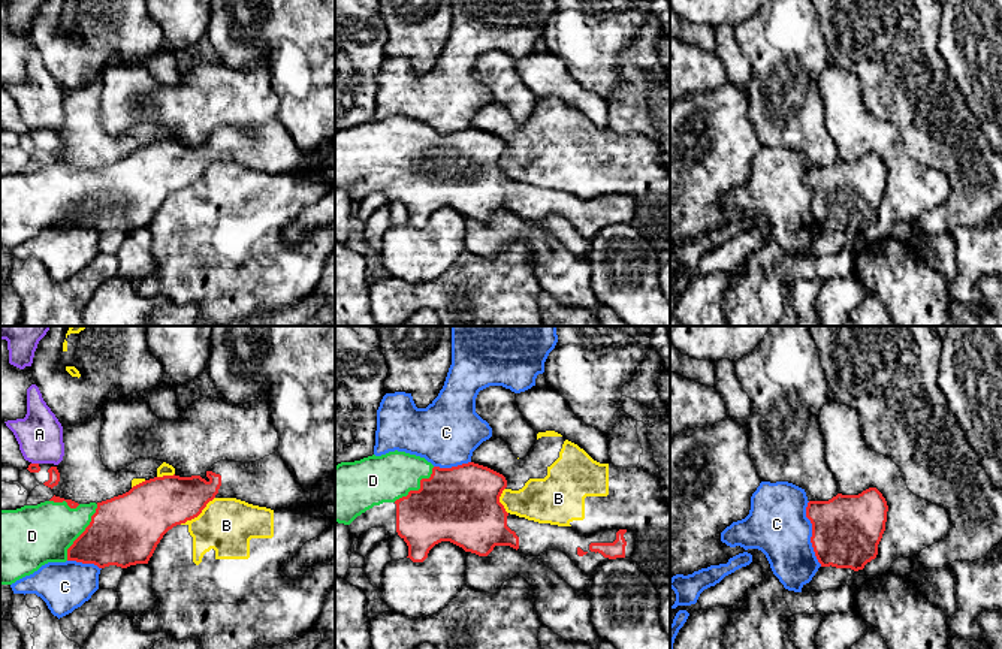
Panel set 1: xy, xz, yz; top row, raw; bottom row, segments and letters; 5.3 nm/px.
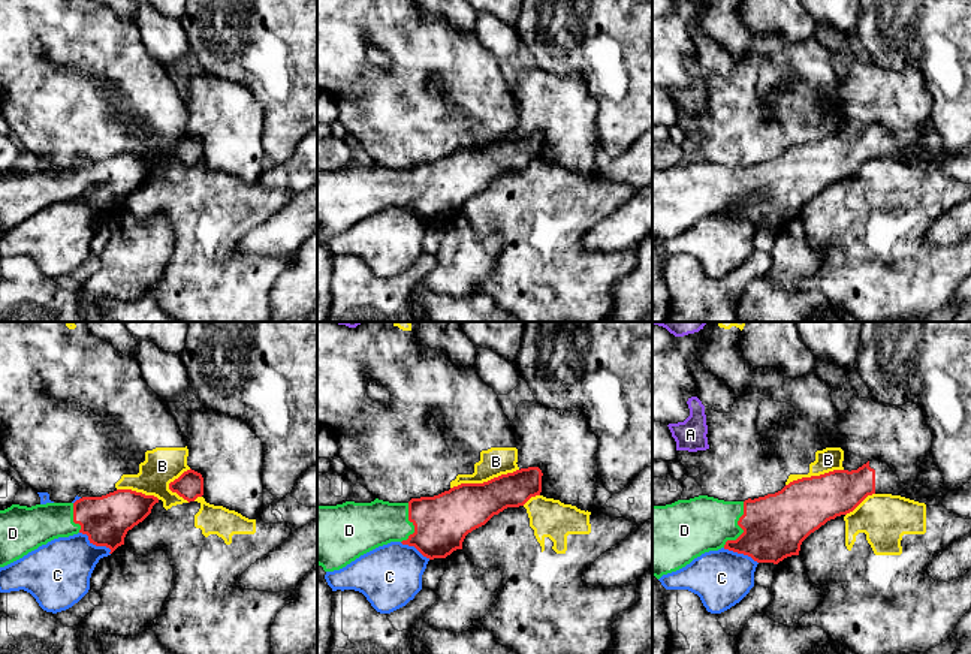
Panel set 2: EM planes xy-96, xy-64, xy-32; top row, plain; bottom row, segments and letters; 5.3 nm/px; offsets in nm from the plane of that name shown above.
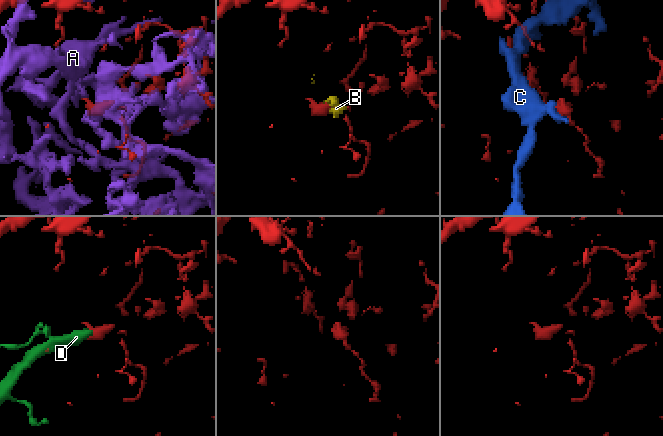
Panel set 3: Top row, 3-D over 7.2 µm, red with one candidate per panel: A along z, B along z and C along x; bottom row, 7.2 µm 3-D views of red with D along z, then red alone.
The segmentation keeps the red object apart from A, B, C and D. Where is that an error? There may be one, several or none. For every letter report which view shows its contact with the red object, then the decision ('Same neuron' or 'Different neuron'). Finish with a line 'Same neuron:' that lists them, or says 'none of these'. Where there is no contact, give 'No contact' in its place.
A: Touches red in xy. Different neuron
B: Touches red in xy. Different neuron
C: Touches red in yz. Different neuron
D: Touches red in xy. Same neuron
Same neuron: D

